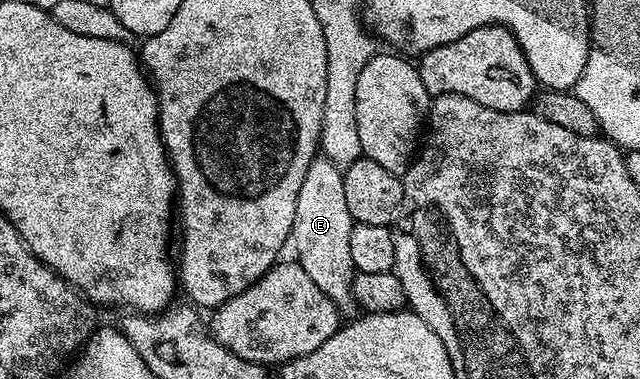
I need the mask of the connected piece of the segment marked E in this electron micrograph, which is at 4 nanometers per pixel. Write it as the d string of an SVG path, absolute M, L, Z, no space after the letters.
M317 155L302 178L302 190L298 190L298 206L294 206L294 226L290 237L296 243L295 259L310 274L311 280L334 302L341 313L355 313L356 300L352 297L352 277L354 269L350 258L350 234L354 221L346 206L343 171L325 158Z

